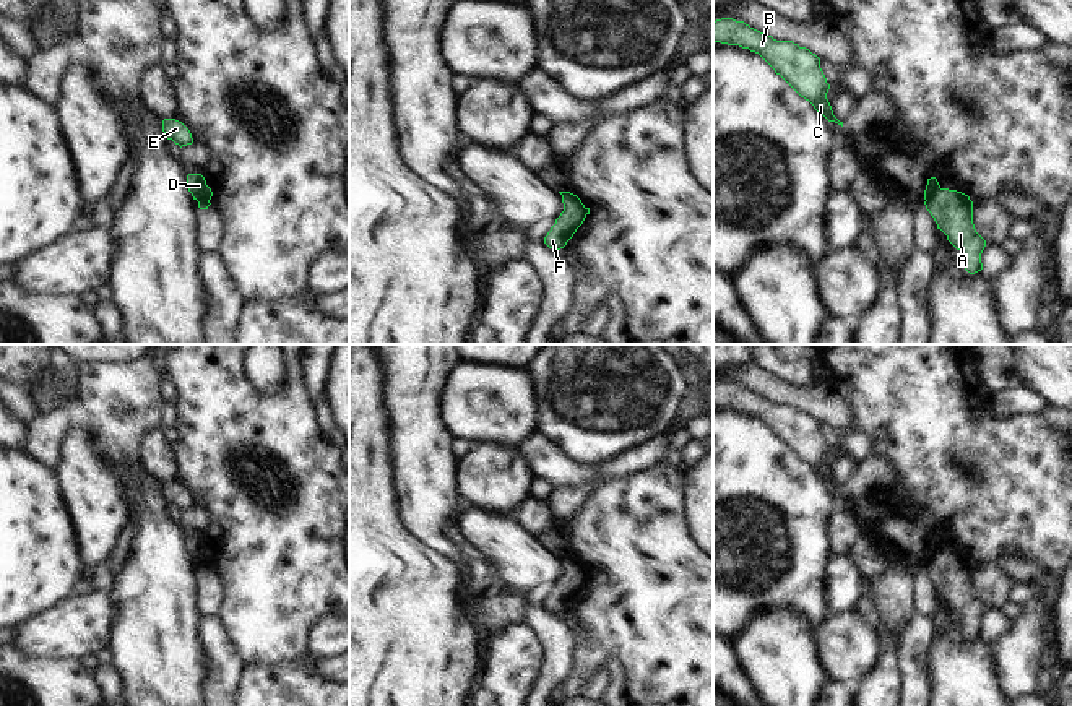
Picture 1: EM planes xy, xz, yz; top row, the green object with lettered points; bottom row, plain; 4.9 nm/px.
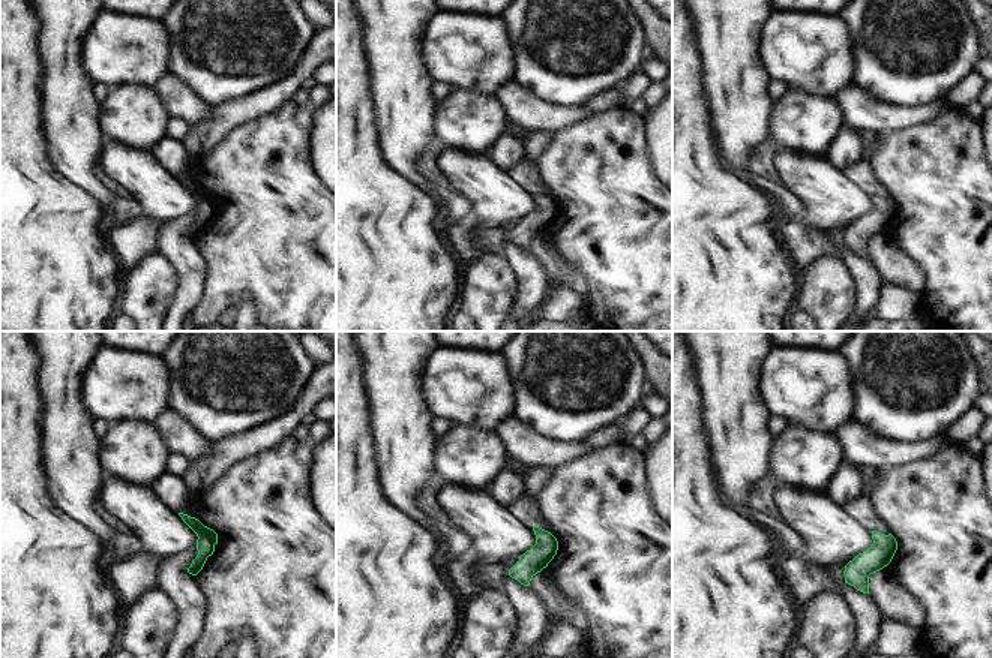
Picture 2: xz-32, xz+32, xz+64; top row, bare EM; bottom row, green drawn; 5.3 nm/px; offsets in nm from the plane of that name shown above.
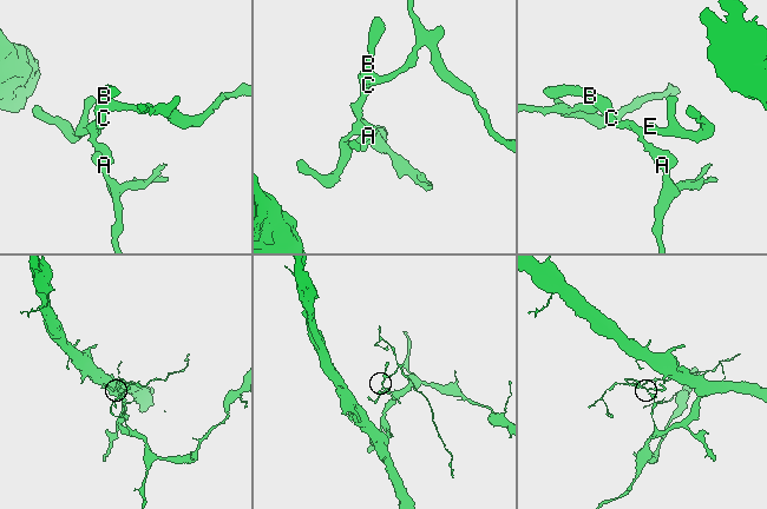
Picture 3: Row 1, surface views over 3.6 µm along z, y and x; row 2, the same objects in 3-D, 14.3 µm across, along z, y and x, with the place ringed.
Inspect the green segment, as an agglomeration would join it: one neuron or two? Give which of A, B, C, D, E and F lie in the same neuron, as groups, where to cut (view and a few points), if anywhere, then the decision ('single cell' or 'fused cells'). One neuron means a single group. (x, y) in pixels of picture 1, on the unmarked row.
A F / B C D E; cut in yz along (941, 552), (926, 564); fused cells

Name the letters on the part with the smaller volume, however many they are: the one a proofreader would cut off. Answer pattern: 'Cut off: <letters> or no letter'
Cut off: B, C, D, E

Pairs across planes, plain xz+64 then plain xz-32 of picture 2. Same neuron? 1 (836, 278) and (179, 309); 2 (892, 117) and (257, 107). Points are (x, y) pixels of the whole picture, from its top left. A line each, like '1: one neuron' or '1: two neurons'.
1: two neurons
2: two neurons

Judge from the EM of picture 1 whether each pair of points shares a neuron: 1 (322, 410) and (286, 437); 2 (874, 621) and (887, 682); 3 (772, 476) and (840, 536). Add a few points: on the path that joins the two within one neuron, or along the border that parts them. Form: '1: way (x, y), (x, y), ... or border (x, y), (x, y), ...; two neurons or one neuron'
1: border (314, 401), (319, 426), (327, 436); two neurons
2: way (884, 635), (887, 640), (887, 668); one neuron
3: border (835, 500), (830, 517), (830, 549); two neurons

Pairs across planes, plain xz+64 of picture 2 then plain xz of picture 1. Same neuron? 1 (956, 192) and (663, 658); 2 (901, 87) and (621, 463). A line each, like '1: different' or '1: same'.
1: same
2: different

